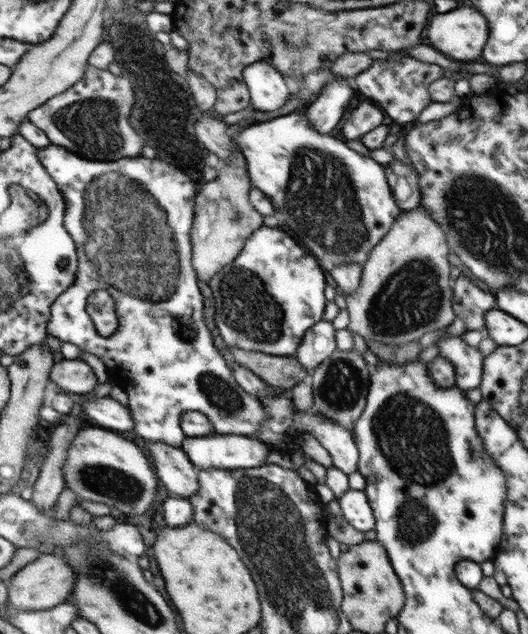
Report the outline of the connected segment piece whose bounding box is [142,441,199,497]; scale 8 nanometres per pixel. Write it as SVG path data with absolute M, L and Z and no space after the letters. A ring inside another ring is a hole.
M159 441L142 443L169 495L188 497L197 492L197 470L180 447L172 447Z

